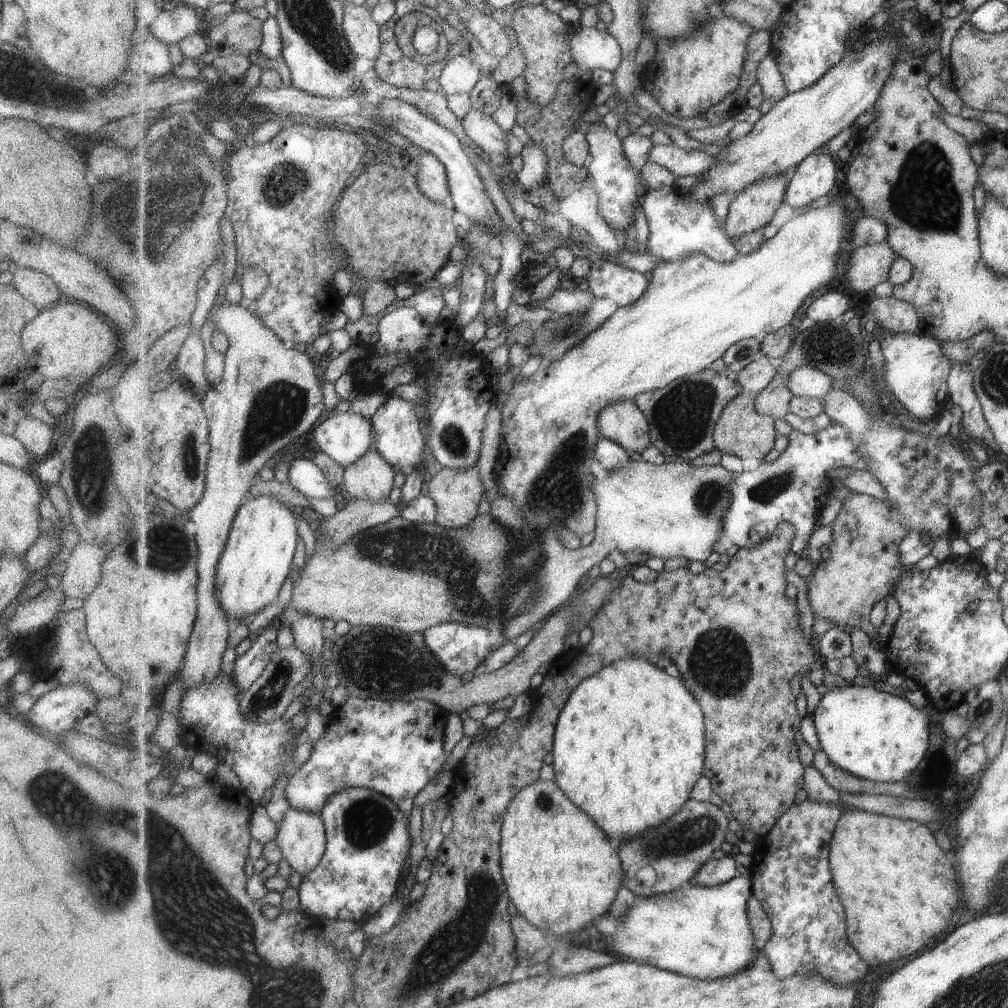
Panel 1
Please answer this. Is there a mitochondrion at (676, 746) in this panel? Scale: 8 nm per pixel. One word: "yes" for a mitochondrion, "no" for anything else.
no

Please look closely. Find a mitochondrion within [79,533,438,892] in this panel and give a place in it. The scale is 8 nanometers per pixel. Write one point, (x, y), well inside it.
(365, 824)

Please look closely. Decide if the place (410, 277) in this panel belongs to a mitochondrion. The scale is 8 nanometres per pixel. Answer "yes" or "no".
no

